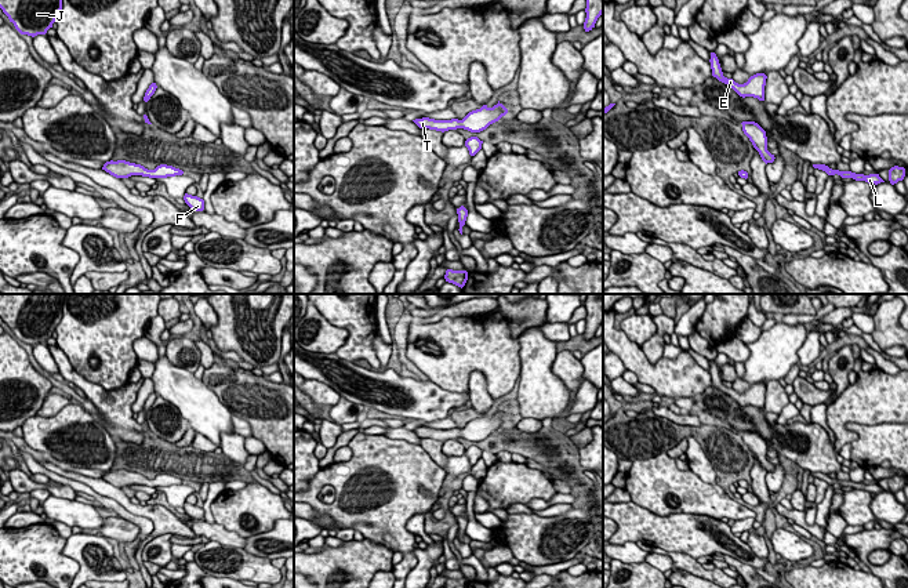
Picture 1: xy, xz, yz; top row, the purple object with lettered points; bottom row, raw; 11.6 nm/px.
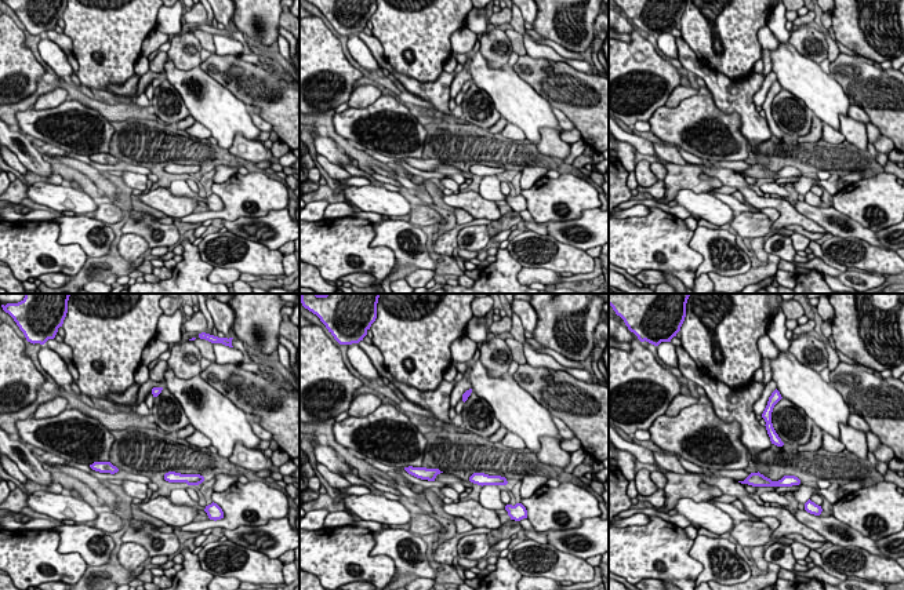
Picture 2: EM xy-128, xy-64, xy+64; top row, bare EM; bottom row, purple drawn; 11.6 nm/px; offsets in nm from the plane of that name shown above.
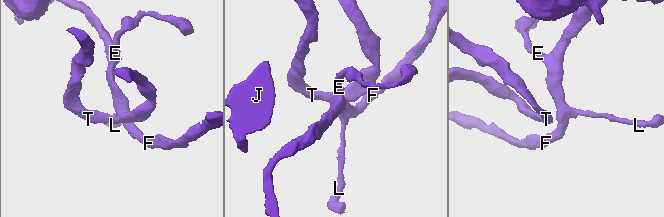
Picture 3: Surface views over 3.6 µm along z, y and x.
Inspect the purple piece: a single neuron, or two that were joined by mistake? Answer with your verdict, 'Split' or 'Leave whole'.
Leave whole

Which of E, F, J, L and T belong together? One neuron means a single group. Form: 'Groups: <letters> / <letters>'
Groups: E F J L T

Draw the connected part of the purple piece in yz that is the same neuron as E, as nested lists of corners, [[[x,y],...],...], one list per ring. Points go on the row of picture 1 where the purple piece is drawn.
[[[711,52],[711,69],[712,76],[716,77],[719,81],[727,84],[733,88],[740,97],[753,97],[759,101],[764,101],[764,86],[767,76],[764,73],[756,73],[748,79],[747,83],[738,84],[733,79],[727,79],[723,76],[719,59],[715,52]]]

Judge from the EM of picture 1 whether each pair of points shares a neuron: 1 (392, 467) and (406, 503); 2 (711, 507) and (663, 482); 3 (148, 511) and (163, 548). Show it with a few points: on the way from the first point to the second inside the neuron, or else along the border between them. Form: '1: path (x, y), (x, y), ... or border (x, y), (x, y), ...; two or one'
1: path (392, 475), (398, 482), (398, 494); one
2: path (698, 497), (675, 492); one
3: border (173, 534), (153, 537), (144, 547), (142, 561); two

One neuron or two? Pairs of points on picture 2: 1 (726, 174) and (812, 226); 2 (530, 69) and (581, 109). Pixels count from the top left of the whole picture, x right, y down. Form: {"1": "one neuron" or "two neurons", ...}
{"1": "one neuron", "2": "one neuron"}

